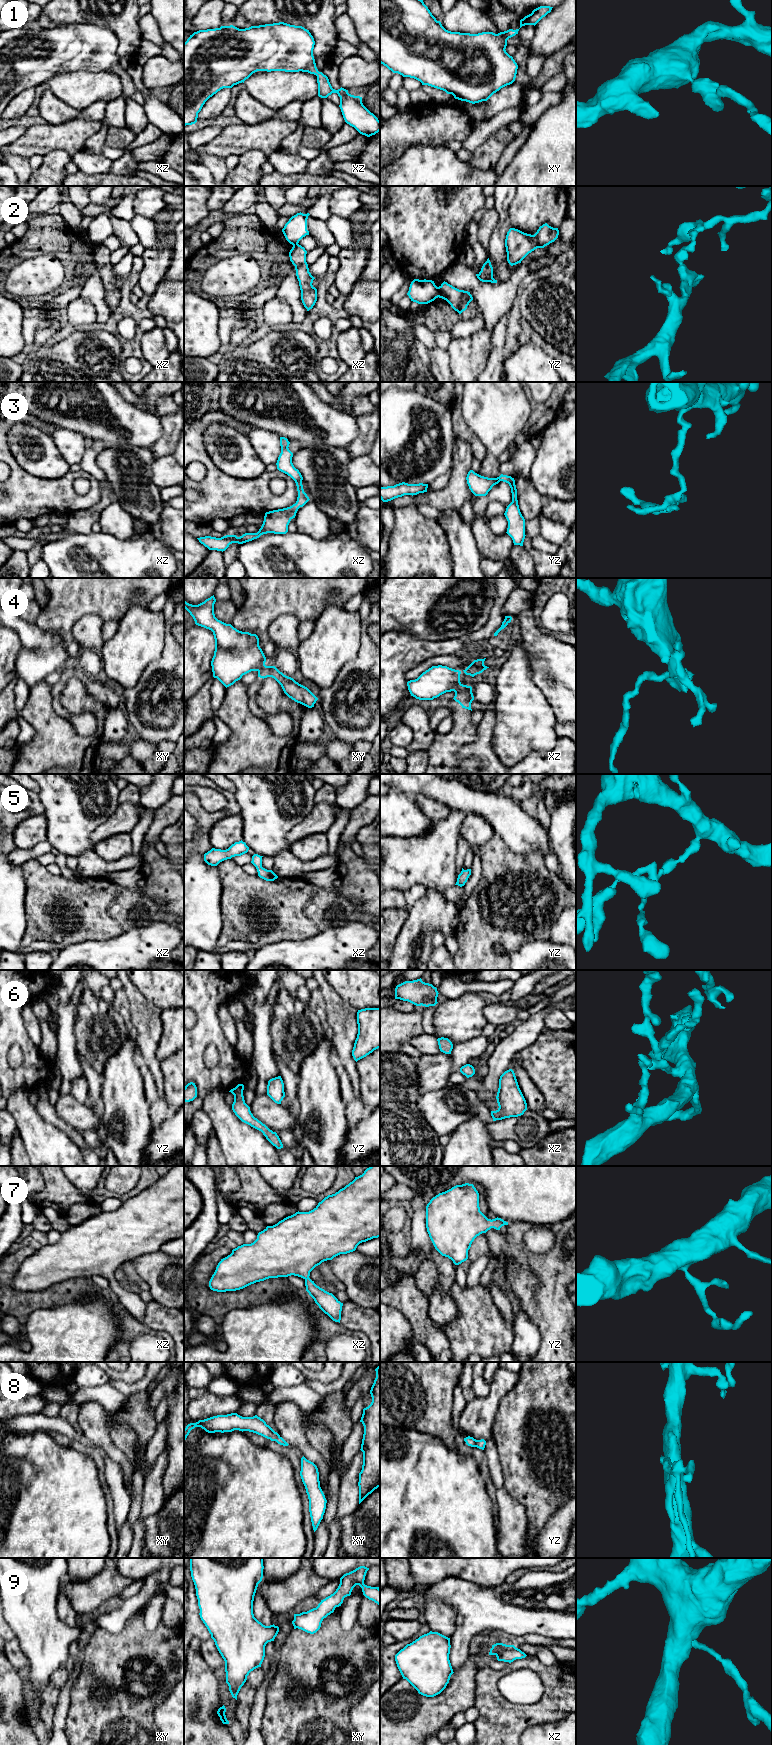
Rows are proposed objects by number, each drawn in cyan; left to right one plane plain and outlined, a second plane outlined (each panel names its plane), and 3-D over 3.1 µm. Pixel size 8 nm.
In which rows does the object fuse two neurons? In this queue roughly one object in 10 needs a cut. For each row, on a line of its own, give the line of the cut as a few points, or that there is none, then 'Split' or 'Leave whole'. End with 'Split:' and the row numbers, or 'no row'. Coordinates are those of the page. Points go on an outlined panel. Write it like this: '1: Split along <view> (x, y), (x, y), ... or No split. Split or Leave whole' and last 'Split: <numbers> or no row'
1: No split. Leave whole
2: Split along yz (437, 287), (438, 296). Split
3: No split. Leave whole
4: Split along xz (460, 683), (454, 691). Split
5: No split. Leave whole
6: No split. Leave whole
7: No split. Leave whole
8: No split. Leave whole
9: No split. Leave whole
Split: 2, 4

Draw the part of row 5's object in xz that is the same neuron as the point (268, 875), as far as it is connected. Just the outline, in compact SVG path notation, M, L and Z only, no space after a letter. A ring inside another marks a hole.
M258 854L252 856L251 863L256 867L258 876L266 881L274 881L278 876L272 871L262 867L262 857Z

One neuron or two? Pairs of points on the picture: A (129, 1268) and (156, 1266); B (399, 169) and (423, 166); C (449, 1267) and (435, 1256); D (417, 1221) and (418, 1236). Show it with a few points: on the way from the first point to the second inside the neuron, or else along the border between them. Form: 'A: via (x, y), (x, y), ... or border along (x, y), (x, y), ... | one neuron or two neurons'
A: border along (134, 1260), (136, 1272), (149, 1287) | two neurons
B: via (405, 169), (417, 169) | one neuron
C: via (446, 1267), (438, 1259) | one neuron
D: via (418, 1225), (418, 1232) | one neuron

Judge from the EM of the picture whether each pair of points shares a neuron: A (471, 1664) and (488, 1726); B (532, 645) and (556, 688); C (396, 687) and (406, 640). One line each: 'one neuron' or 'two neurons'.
A: two neurons
B: one neuron
C: one neuron

